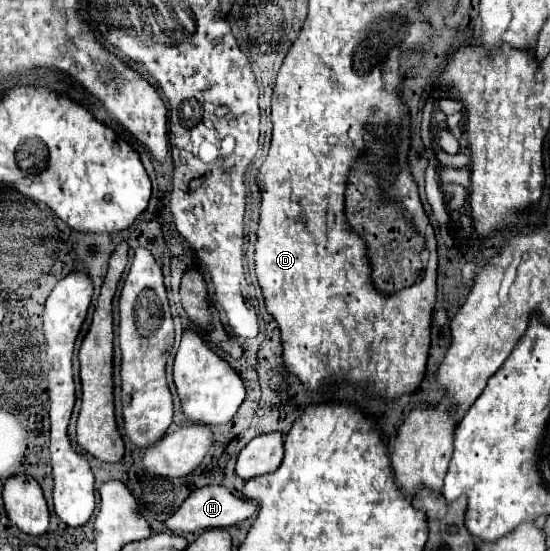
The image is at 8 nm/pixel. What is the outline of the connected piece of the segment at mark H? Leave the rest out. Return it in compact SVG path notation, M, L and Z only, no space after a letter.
M206 485L202 489L196 489L188 495L188 499L180 505L180 509L166 519L166 527L174 533L194 533L194 531L206 531L206 529L226 529L232 525L238 525L252 517L258 509L258 503L248 499L234 497L224 485Z

